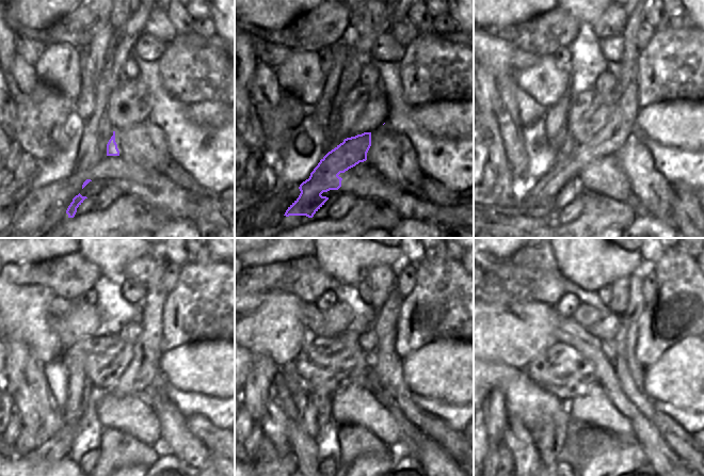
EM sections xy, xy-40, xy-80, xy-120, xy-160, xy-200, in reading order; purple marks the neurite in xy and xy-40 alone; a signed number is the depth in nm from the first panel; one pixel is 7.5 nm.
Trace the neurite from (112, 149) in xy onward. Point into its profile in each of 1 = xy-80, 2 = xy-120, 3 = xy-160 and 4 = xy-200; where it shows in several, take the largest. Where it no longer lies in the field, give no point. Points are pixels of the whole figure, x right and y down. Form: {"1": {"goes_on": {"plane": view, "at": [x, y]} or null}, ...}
{"1": {"goes_on": {"plane": "xy-80", "at": [542, 201]}}, "2": {"goes_on": {"plane": "xy-120", "at": [136, 380]}}, "3": {"goes_on": {"plane": "xy-160", "at": [385, 324]}}, "4": {"goes_on": {"plane": "xy-200", "at": [627, 332]}}}

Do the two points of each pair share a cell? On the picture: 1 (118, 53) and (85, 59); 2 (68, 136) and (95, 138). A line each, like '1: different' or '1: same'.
1: different
2: different

